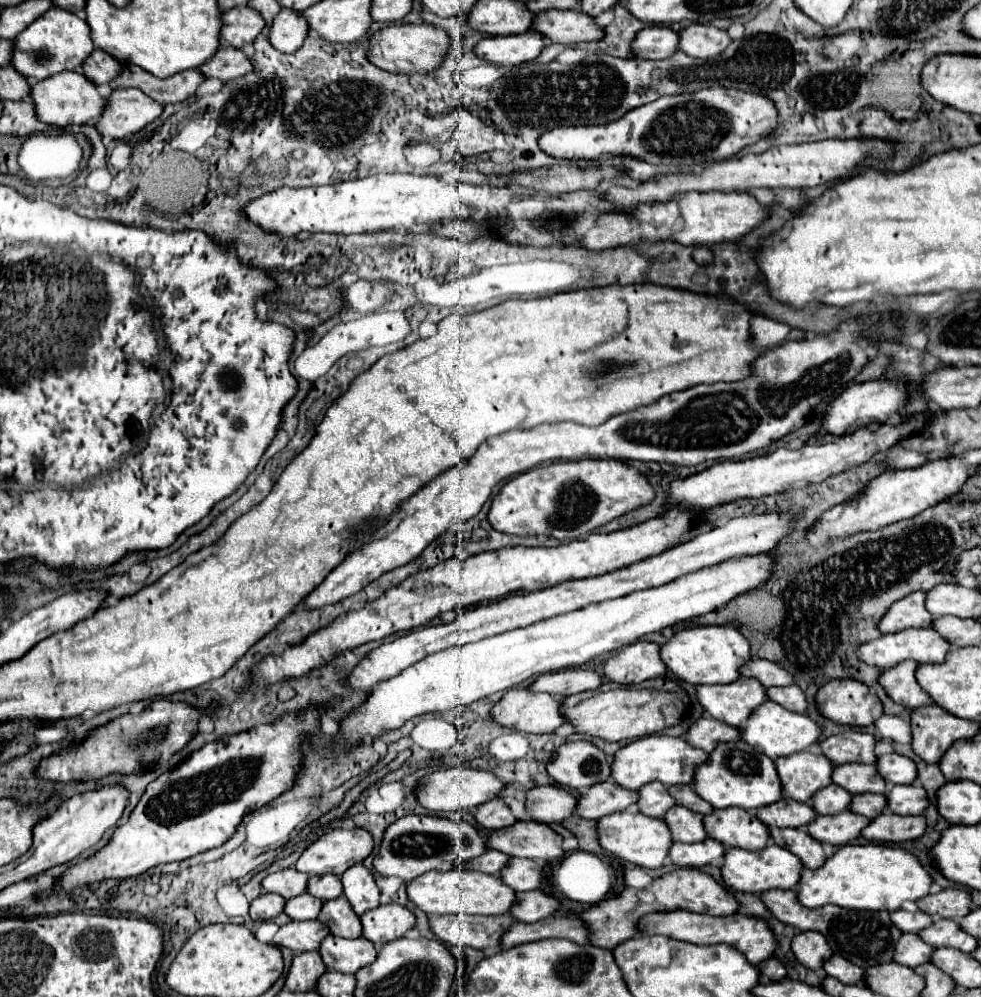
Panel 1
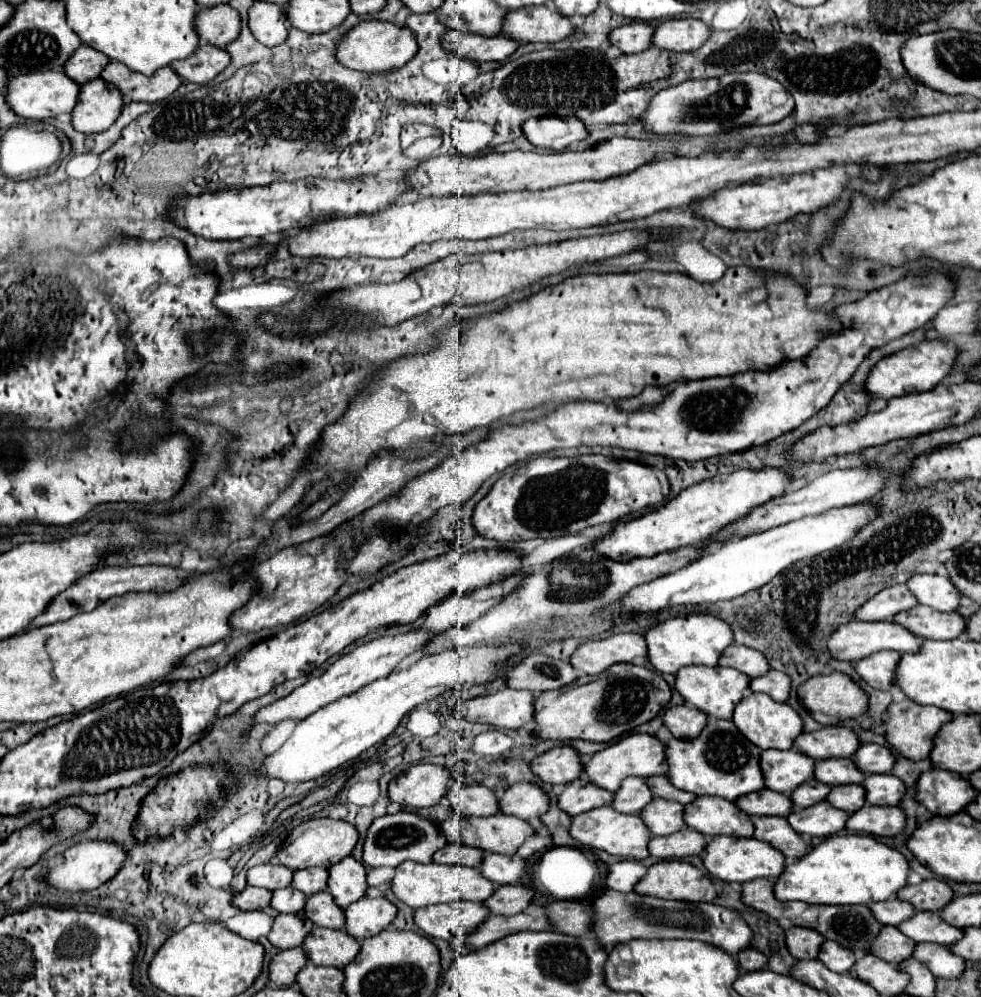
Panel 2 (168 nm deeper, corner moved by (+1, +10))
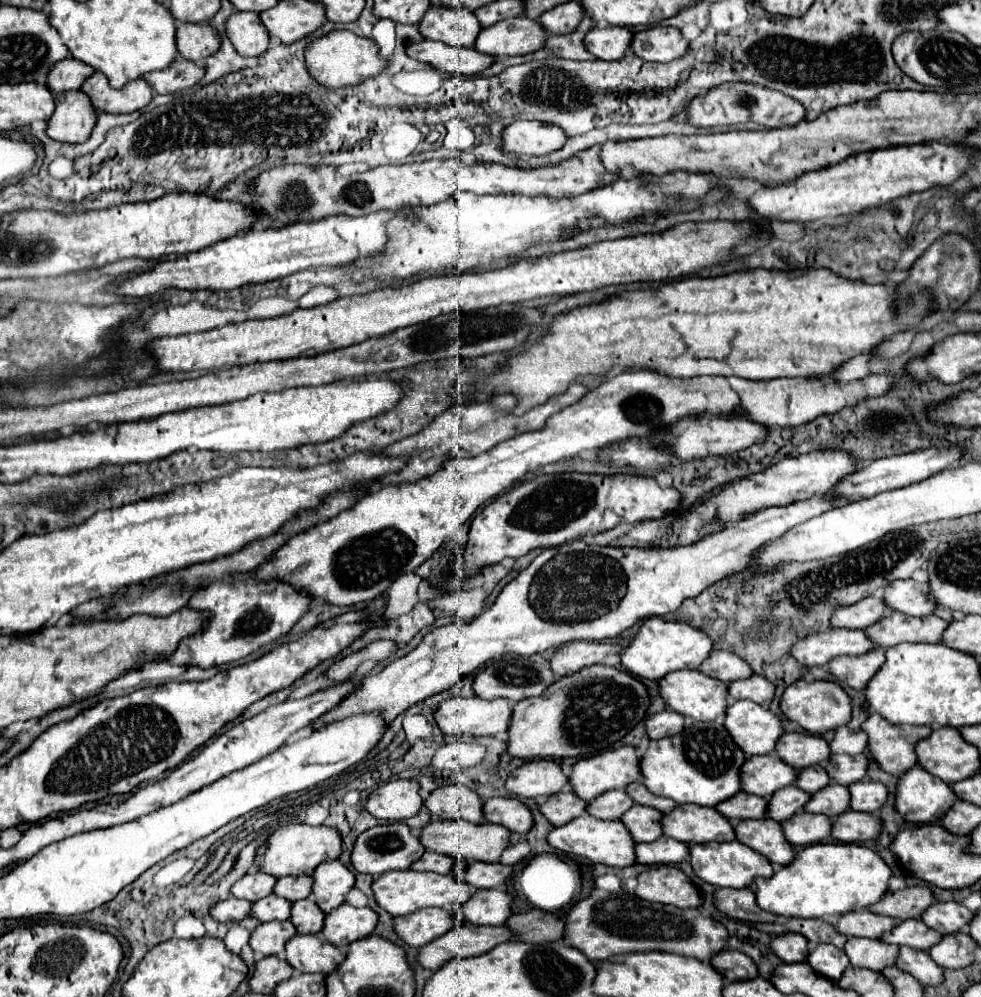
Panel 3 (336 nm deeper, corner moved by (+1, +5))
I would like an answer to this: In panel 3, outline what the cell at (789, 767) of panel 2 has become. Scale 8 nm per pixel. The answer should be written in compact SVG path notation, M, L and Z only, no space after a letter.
M775 754L751 756L741 766L741 786L743 792L769 798L779 788L795 782L797 772L781 762Z

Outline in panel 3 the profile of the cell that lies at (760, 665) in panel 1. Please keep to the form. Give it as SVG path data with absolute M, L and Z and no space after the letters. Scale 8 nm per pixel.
M713 650L709 654L709 660L705 660L705 664L701 664L701 672L711 678L717 678L721 682L741 680L741 678L747 678L753 674L749 664L729 650Z

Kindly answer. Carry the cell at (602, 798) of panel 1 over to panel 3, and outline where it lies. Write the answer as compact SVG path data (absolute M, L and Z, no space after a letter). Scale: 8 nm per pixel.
M563 788L559 794L549 796L543 804L539 804L539 812L553 824L553 826L563 826L571 822L573 818L581 816L587 808L587 802L575 796L571 788Z

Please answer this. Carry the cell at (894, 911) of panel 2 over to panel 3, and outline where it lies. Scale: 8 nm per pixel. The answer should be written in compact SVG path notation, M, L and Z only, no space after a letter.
M869 910L847 912L835 924L835 930L843 936L863 936L863 938L879 938L883 932L895 926L893 918L873 914Z

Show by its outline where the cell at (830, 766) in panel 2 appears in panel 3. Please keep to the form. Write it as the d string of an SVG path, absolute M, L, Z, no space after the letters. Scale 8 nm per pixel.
M815 764L815 766L799 770L797 780L795 780L795 786L801 788L803 792L809 792L809 794L819 792L827 784L831 784L831 778L827 776L827 772L825 772L825 768L821 764Z

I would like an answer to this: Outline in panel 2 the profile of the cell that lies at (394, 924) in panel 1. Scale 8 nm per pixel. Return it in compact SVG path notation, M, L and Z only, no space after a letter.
M363 897L345 909L349 935L363 941L369 935L377 935L387 929L397 917L397 907L385 897Z

